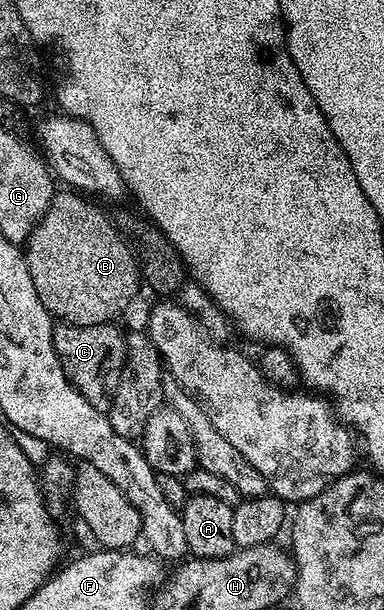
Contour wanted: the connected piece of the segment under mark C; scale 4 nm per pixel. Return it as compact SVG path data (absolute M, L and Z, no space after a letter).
M60 323L59 325L53 326L52 340L54 341L54 349L58 353L58 361L66 373L66 377L74 385L74 389L78 393L82 393L82 397L86 397L86 401L90 401L90 405L103 408L106 403L106 391L104 395L104 374L112 370L112 372L115 372L123 364L126 354L125 332L123 330L120 332L116 328L116 325L112 323L82 325L81 327L73 327L71 323Z

